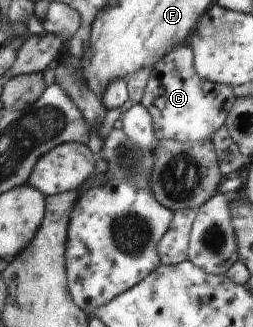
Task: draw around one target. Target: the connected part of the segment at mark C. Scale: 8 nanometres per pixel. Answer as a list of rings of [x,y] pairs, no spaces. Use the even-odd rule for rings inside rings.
[[[181,46],[154,64],[141,104],[151,115],[157,140],[205,142],[226,126],[236,100],[231,86],[215,84],[199,77],[194,69],[194,51]]]

